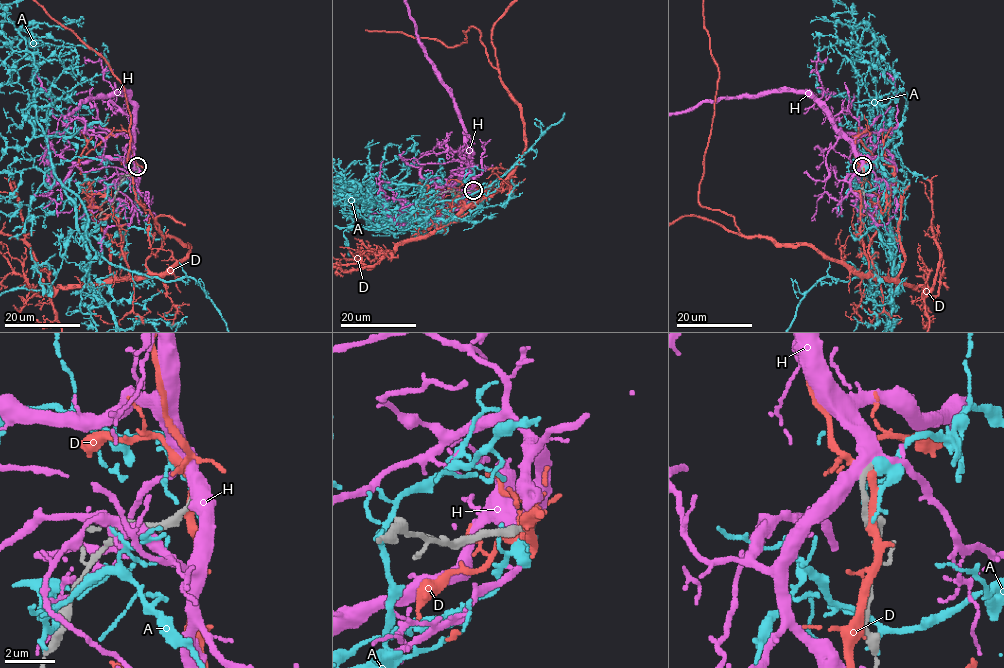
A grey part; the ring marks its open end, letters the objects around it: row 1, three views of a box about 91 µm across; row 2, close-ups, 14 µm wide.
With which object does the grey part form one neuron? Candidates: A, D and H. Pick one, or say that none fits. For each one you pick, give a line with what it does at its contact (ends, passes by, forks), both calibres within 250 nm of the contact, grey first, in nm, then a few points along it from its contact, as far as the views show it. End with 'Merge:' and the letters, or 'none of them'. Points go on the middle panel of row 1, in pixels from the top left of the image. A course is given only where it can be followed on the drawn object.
H: it forks; calibres 260 and 400 nm
Merge: H

